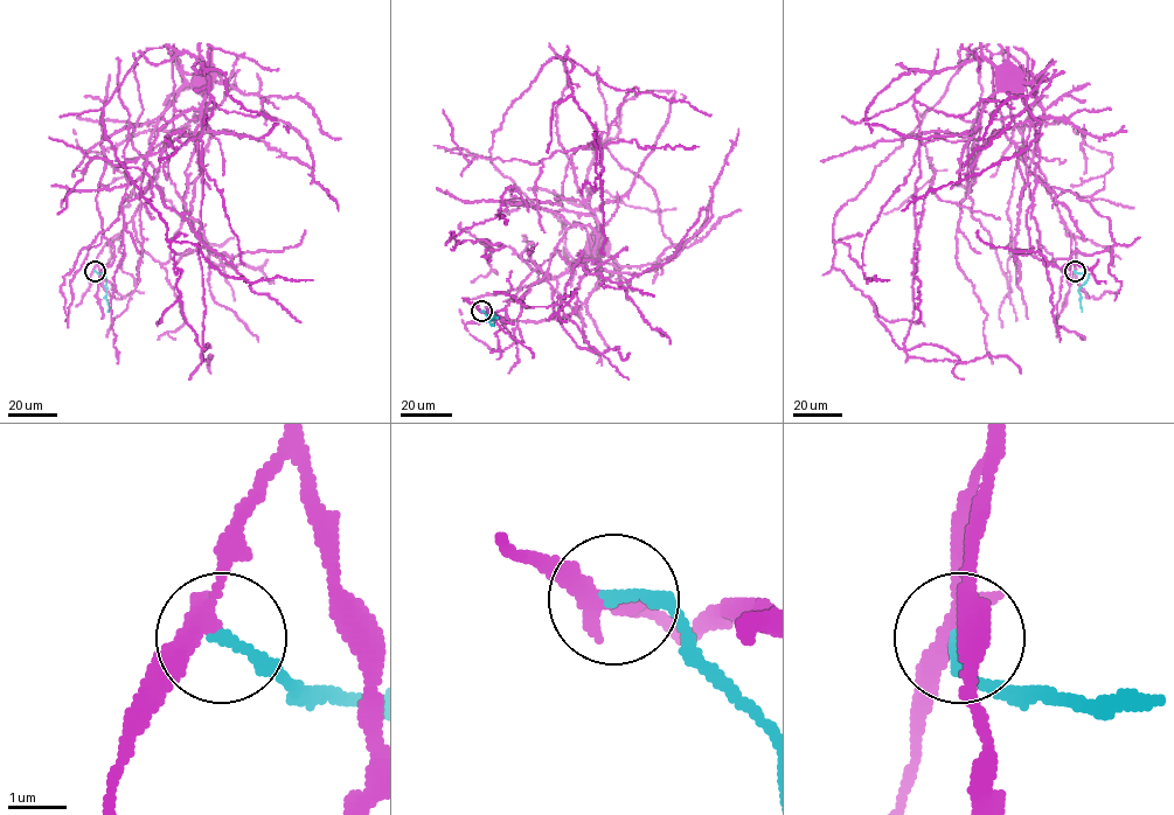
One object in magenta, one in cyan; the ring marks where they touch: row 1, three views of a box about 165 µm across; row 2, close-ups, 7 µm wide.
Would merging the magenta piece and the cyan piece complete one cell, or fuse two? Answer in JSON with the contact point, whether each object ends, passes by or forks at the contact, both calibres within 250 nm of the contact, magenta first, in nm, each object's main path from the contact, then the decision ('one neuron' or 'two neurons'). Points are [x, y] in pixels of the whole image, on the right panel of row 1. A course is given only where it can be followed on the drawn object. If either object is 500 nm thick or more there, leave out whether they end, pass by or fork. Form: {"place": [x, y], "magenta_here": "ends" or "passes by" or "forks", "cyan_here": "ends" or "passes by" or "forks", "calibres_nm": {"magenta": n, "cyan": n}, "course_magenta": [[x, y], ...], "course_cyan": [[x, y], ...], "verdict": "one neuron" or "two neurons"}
{"place": [1075, 271], "magenta_here": "passes by", "cyan_here": "ends", "calibres_nm": {"magenta": 300, "cyan": 200}, "course_magenta": [[1075, 270], [1074, 236], [1065, 232], [1053, 199], [1016, 145], [1033, 151], [1043, 108], [1030, 85], [1004, 78]], "course_cyan": [[1075, 271], [1089, 274], [1078, 290], [1082, 311]], "verdict": "two neurons"}

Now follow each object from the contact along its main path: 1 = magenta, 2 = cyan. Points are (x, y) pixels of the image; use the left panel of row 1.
1: (95, 270), (103, 246), (126, 228), (158, 175), (164, 143), (148, 151), (158, 122), (175, 95), (200, 78)
2: (95, 271), (104, 274), (108, 311)

